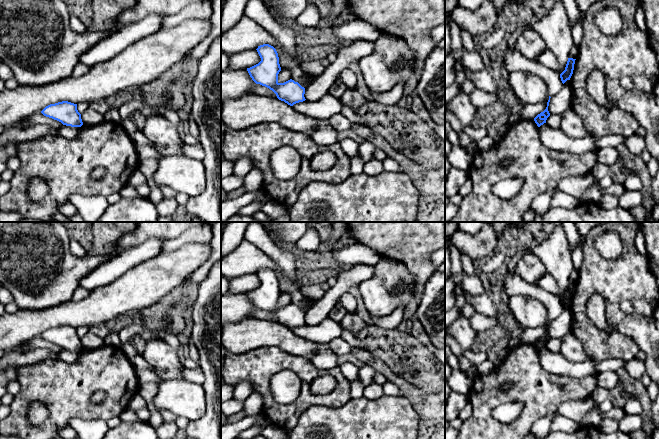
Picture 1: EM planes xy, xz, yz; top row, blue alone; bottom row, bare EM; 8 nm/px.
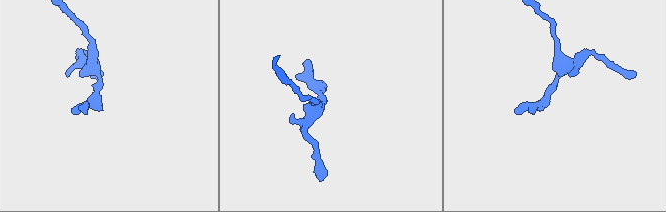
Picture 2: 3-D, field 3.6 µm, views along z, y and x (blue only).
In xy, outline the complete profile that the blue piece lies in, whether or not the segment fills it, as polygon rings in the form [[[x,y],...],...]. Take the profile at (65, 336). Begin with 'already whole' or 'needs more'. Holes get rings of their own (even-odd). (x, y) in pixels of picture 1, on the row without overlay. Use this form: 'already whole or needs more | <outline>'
already whole | [[[68,325],[50,328],[41,337],[66,350],[81,351],[83,349],[81,338],[77,334],[77,328]]]

